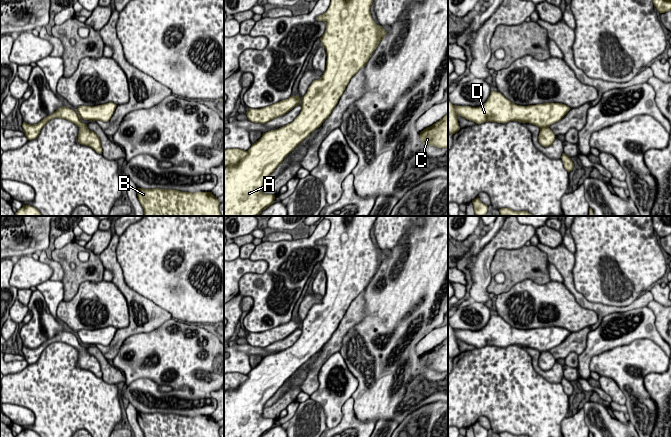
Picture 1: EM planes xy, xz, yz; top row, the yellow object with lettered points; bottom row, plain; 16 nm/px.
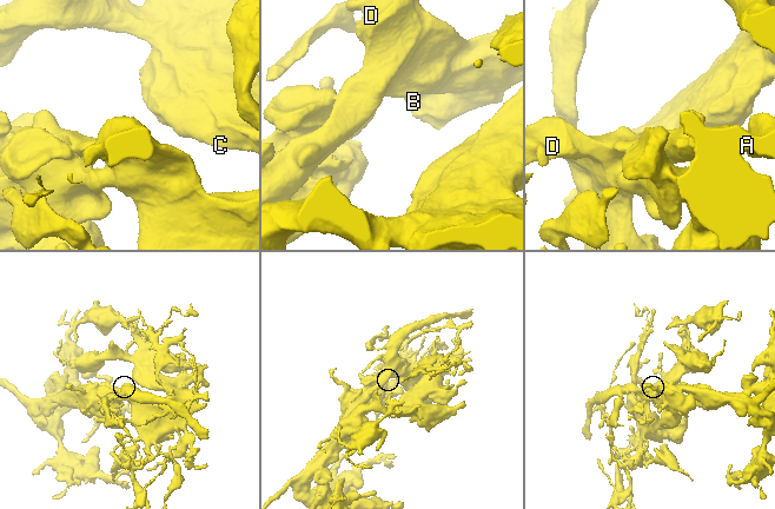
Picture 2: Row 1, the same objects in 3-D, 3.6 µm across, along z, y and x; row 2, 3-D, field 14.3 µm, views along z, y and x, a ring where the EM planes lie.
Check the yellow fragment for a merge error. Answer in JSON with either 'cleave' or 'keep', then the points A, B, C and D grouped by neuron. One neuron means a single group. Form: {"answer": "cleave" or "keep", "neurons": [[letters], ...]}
{"answer": "keep", "neurons": [["A", "B", "C", "D"]]}

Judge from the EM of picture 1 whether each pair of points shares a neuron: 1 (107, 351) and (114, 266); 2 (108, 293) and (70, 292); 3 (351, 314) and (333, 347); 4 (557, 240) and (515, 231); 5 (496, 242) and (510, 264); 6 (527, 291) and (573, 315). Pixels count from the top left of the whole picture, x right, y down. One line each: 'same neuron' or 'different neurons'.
1: same neuron
2: different neurons
3: same neuron
4: different neurons
5: different neurons
6: same neuron

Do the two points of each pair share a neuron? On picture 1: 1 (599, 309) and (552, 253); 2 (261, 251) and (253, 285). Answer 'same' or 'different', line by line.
1: same
2: same

